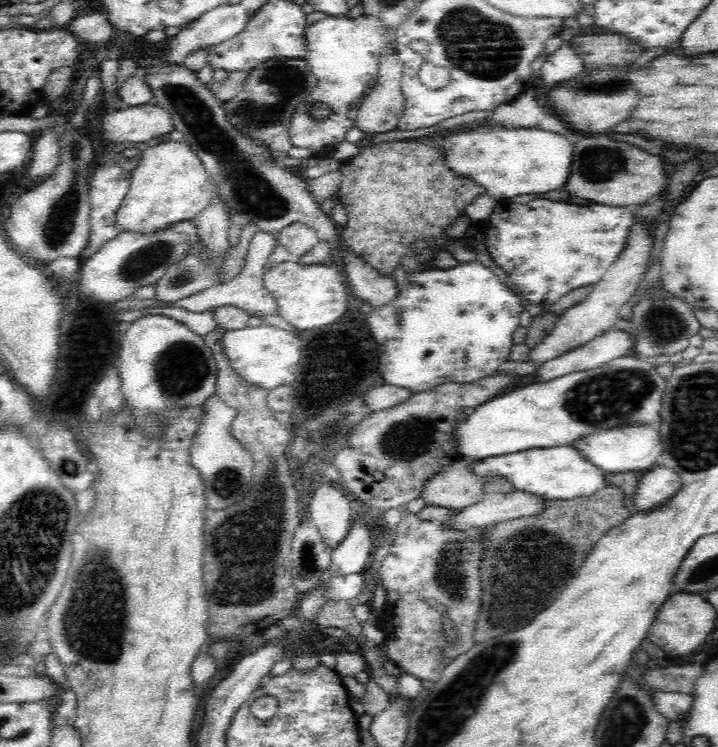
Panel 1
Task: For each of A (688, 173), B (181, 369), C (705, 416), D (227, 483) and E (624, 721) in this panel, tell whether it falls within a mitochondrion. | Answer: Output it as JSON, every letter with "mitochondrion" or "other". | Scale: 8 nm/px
{"A":"other","B":"mitochondrion","C":"mitochondrion","D":"mitochondrion","E":"mitochondrion"}

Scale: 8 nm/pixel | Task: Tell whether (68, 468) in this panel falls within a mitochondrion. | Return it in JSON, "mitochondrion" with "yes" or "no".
{"mitochondrion":"yes"}

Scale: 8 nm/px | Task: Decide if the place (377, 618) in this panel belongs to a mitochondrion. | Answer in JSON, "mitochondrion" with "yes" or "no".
{"mitochondrion":"no"}

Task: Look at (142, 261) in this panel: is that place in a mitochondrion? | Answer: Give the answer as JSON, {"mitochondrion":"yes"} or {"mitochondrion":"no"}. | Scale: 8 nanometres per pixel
{"mitochondrion":"yes"}

